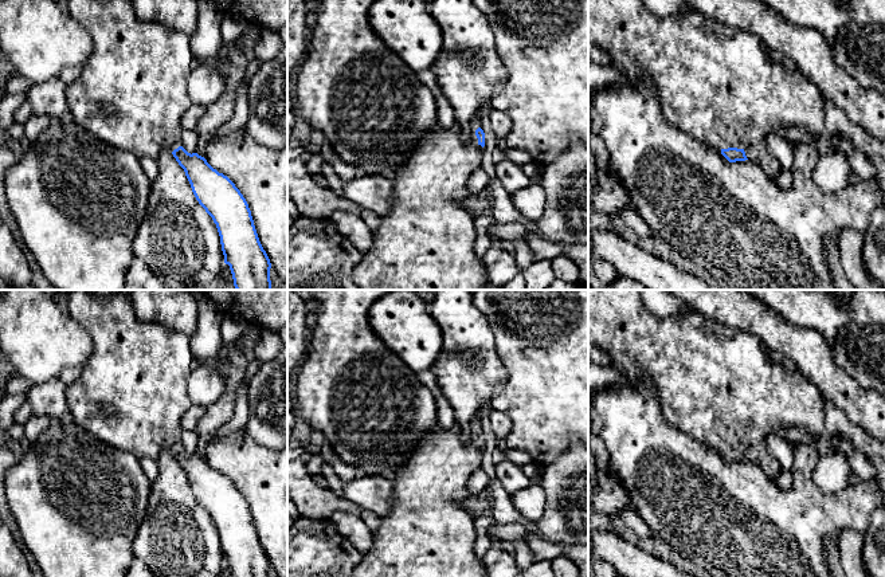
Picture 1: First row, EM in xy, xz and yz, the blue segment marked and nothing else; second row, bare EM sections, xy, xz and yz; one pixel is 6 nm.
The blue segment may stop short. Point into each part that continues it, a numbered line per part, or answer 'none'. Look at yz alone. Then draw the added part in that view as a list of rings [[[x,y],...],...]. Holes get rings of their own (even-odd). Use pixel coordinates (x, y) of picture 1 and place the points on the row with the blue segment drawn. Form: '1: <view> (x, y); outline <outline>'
1: yz (716, 82); outline [[[588,0],[588,43],[607,52],[631,81],[646,78],[669,123],[720,149],[743,149],[770,178],[782,170],[767,146],[770,133],[810,145],[818,137],[841,138],[866,157],[885,160],[885,140],[854,123],[794,64],[772,62],[753,34],[697,9],[659,20],[642,0]]]

